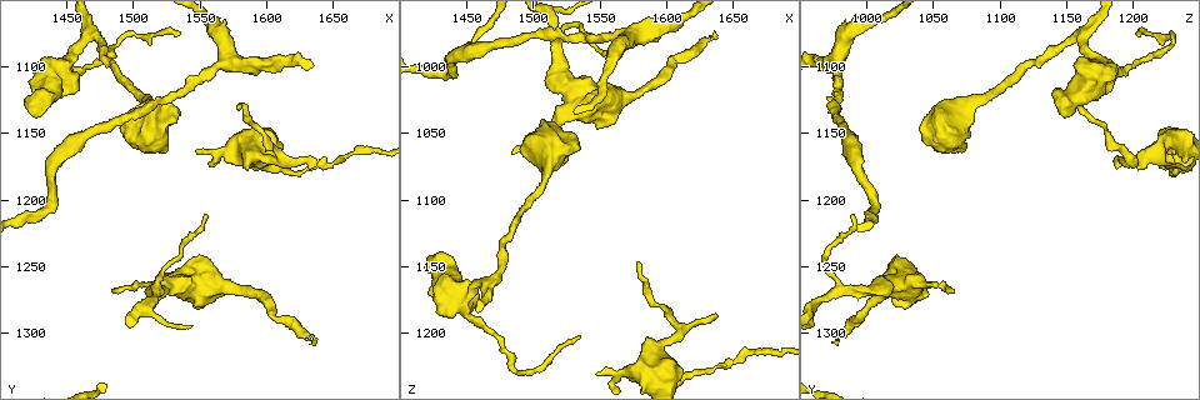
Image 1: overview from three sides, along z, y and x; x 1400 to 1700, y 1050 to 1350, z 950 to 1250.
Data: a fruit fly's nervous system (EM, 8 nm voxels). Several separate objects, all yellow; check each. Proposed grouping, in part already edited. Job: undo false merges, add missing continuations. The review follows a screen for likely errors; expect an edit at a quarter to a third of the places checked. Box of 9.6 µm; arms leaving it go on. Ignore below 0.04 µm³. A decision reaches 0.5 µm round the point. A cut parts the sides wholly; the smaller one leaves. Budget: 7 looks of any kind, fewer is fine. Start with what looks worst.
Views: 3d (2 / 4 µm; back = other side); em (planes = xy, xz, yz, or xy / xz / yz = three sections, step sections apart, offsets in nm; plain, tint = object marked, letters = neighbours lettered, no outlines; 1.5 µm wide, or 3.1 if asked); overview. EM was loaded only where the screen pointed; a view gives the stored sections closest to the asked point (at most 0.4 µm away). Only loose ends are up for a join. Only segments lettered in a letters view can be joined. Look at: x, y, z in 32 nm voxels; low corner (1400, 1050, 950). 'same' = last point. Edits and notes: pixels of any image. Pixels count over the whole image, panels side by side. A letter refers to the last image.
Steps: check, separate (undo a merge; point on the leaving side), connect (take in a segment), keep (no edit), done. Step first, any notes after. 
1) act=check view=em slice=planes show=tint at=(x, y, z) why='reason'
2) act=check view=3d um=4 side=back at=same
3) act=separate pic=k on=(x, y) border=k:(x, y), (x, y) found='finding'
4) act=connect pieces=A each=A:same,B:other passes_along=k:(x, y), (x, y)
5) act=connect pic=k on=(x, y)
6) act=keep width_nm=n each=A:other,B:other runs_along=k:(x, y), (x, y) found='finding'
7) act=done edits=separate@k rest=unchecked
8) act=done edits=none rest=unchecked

act=check view=3d um=4 at=(1448, 1098, 1174) why='small branch off a trunk'

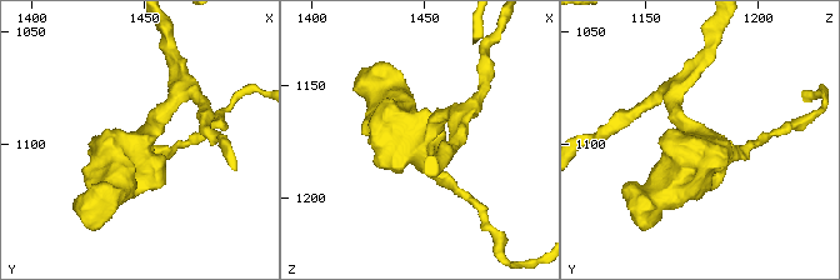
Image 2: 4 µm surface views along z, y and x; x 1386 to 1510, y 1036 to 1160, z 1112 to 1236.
act=check view=em slice=yz step=4 show=tint at=(1447, 1098, 1174)

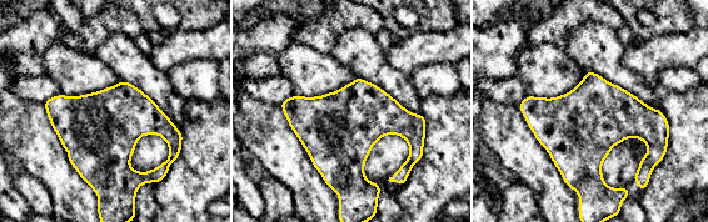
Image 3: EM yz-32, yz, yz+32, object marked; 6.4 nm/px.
act=check view=em slice=planes show=letters at=same why='cut it another way'

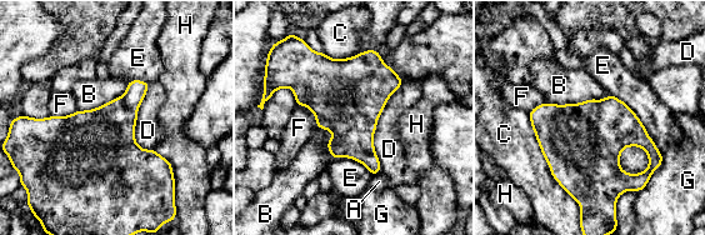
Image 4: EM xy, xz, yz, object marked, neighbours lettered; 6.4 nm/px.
act=keep width_nm=440 each=A:other,B:other,C:other,D:other,E:other,F:other,G:other,H:other found='one cell here'

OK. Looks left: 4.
act=check view=em slice=planes show=letters at=(1578, 1134, 1148) why='thin end'

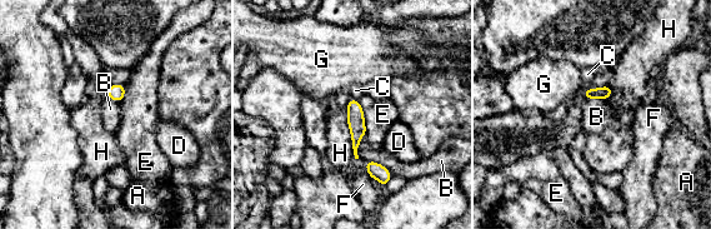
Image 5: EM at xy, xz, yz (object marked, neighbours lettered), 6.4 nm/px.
act=keep each=A:other,B:other,C:other,D:other,E:other,F:other,G:other,H:other border=5:(365, 160), (380, 163), (391, 175) found='no lettered segment goes on from it'

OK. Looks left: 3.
act=check view=3d um=4 at=(1548, 1166, 1230) why='branch stops here'

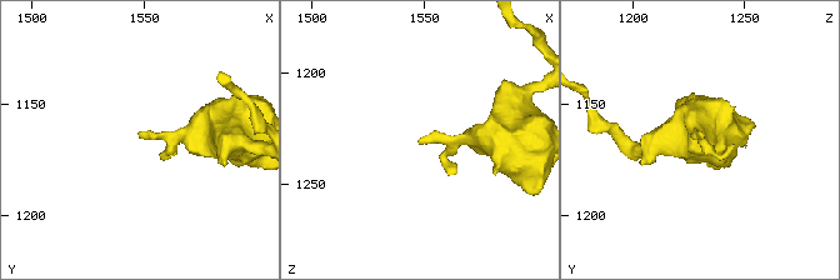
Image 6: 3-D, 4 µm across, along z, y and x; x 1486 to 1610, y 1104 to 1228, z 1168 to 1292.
act=check view=em slice=planes show=letters at=(1548, 1164, 1231) why='need the tissue'

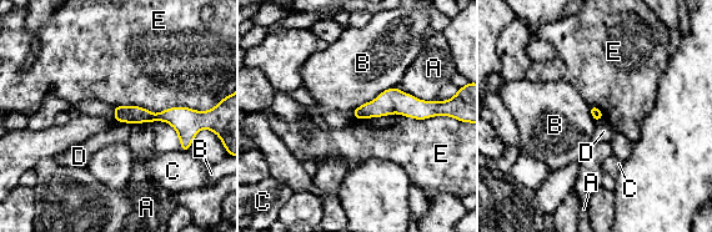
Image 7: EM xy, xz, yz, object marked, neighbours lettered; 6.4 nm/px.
act=keep longest_contact=E:600nm each=A:other,B:other,C:other,D:other,E:other found='no lettered segment goes on from it'

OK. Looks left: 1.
act=done edits=none rest=unchecked

